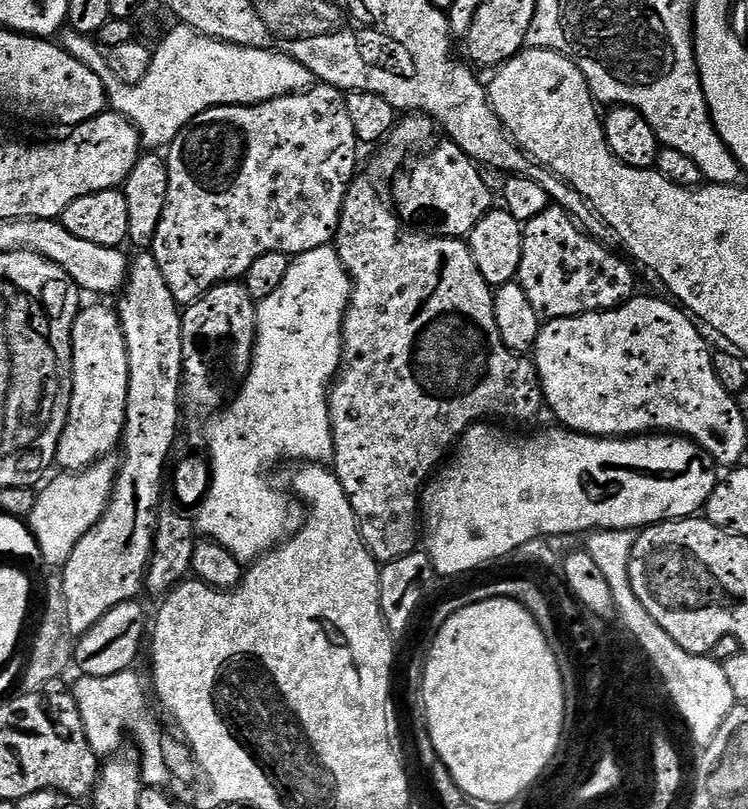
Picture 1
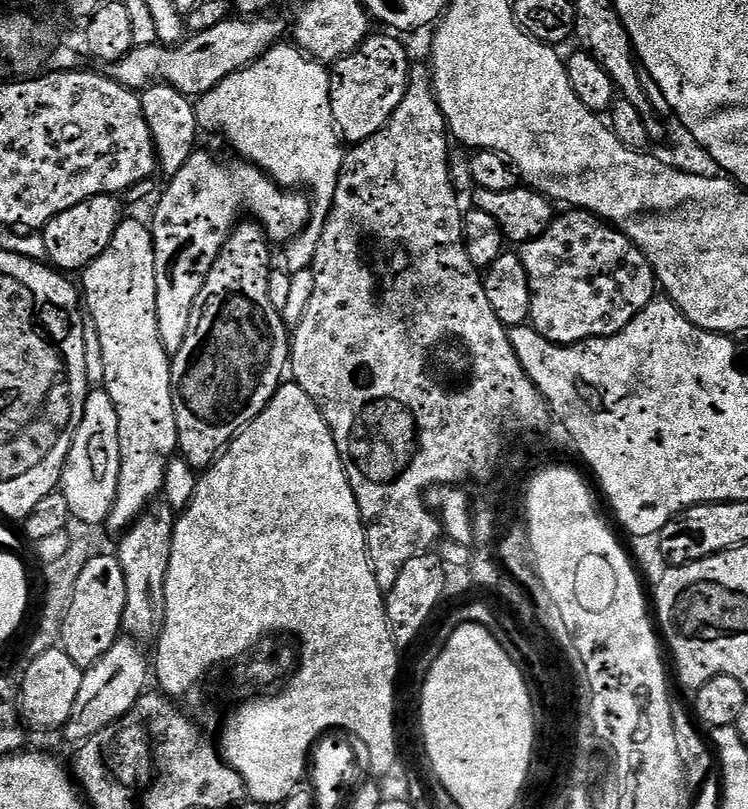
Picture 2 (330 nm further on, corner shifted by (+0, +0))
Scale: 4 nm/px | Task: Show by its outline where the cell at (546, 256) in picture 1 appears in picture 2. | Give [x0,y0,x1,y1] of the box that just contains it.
[518,210,658,344]

